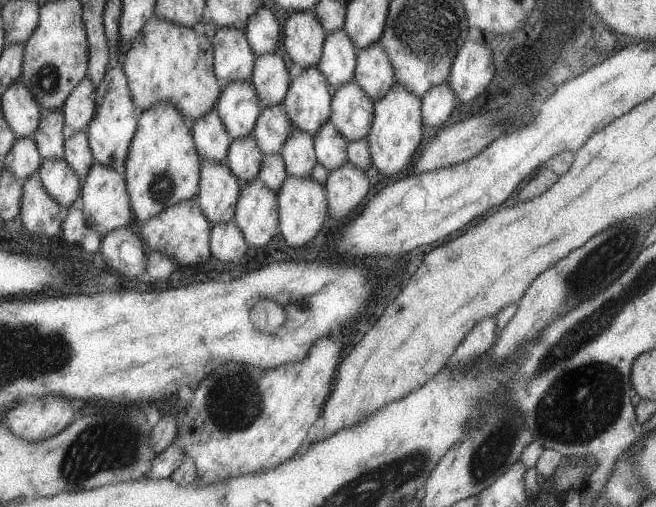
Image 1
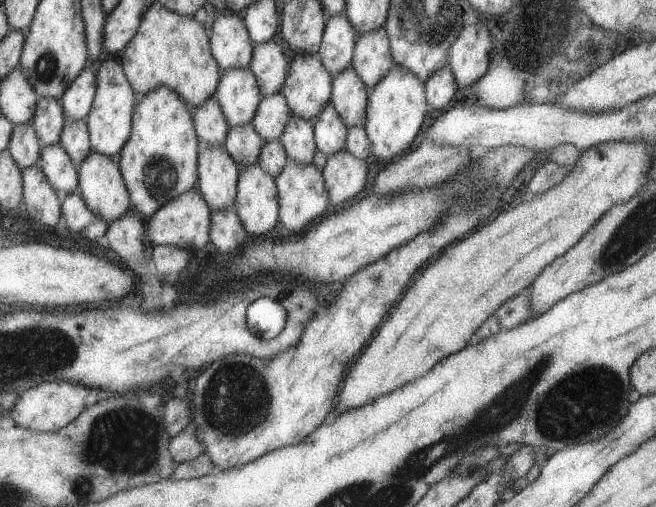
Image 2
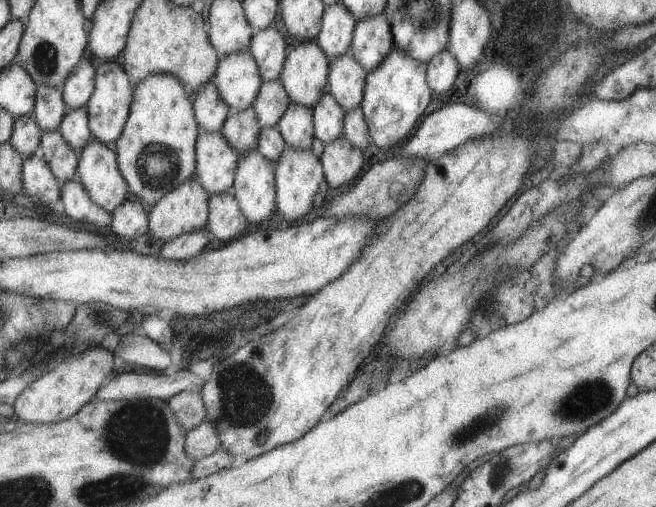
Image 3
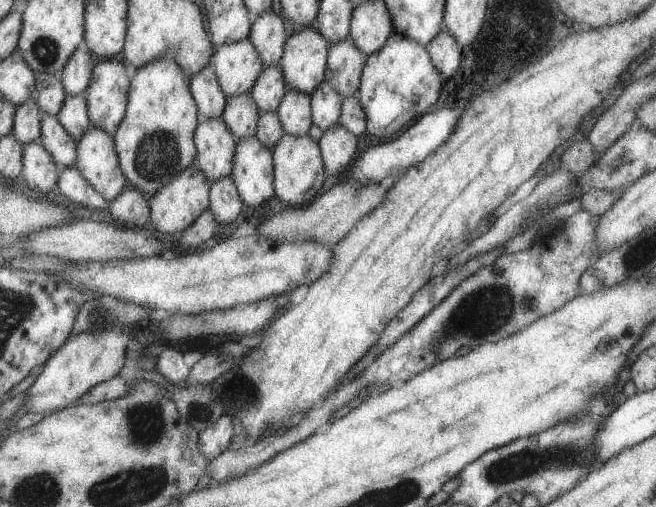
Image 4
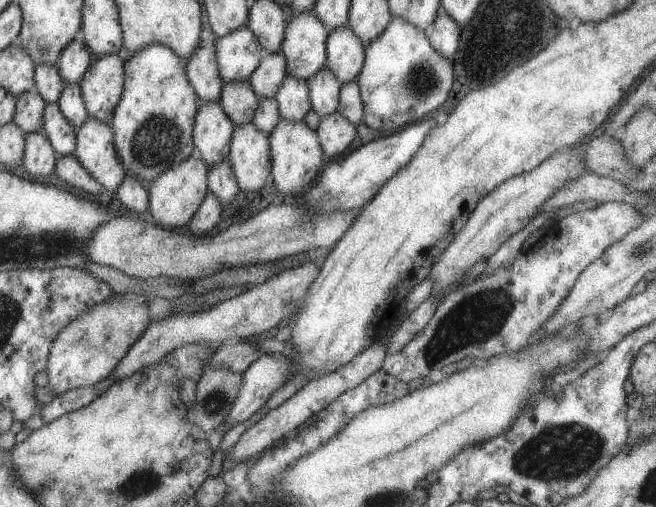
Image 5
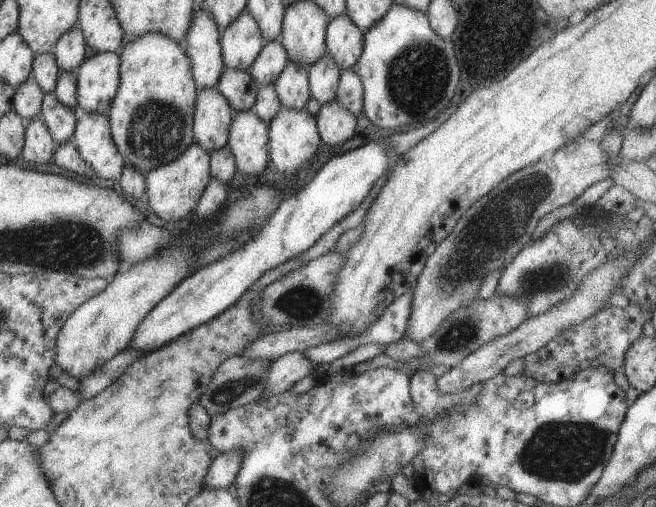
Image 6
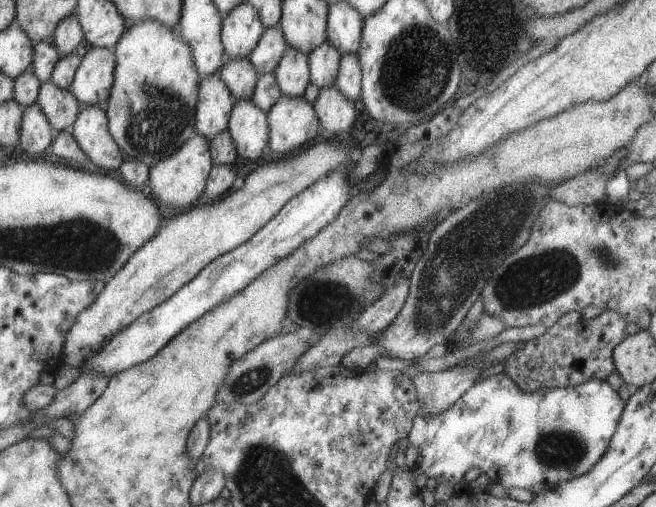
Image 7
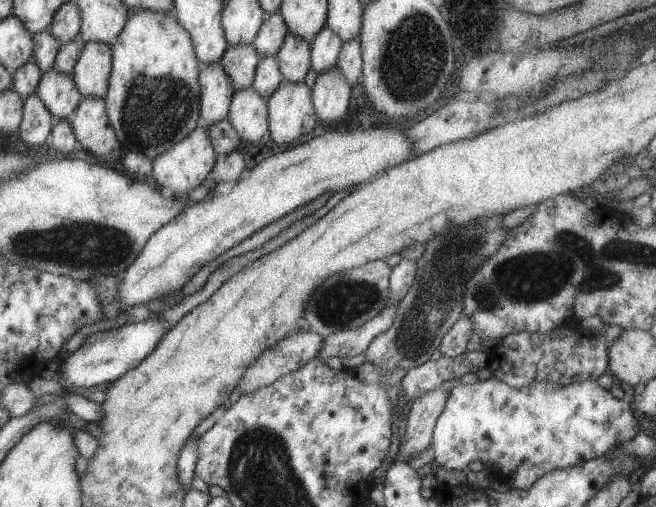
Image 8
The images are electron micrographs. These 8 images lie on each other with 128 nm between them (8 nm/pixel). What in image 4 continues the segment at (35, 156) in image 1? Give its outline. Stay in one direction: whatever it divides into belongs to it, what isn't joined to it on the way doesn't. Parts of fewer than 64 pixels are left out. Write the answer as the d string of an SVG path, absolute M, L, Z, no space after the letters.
M27 99L15 107L12 133L22 146L31 141L39 141L40 114L40 108L33 99Z

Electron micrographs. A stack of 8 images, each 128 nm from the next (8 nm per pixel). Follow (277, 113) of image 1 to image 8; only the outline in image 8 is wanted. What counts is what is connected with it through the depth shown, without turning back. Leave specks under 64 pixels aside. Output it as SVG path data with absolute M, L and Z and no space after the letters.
M278 10L264 13L263 22L257 34L253 37L251 44L257 51L259 58L273 56L281 48L287 33L288 28L285 26Z

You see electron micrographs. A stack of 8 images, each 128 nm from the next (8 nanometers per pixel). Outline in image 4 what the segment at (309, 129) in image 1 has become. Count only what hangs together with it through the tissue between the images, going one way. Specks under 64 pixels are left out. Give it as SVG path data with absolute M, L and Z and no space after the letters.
M297 27L286 38L278 66L288 88L310 95L324 79L329 44L314 27Z

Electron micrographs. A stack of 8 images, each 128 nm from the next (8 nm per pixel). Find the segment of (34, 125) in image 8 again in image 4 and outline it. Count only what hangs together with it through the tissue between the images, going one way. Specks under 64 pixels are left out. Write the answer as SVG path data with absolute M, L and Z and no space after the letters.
M39 141L22 146L22 175L27 186L40 194L48 194L55 186L58 167Z

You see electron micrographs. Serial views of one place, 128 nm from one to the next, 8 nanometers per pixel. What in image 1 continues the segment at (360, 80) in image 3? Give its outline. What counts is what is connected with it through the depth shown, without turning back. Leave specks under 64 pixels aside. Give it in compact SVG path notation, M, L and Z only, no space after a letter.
M354 80L331 91L329 122L348 142L364 139L373 120L373 100Z

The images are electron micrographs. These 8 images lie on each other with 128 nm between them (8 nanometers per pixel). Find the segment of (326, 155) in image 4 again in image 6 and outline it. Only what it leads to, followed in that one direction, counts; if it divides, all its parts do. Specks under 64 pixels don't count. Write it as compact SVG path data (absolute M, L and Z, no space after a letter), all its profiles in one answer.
M336 98L328 100L315 117L320 140L327 146L343 144L355 134L355 119L356 116L346 111Z

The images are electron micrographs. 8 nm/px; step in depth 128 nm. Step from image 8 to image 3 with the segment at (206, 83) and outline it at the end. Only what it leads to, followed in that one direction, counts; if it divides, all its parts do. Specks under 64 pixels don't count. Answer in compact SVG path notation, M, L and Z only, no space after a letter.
M199 130L194 149L196 167L193 176L208 196L230 190L240 154L220 131Z

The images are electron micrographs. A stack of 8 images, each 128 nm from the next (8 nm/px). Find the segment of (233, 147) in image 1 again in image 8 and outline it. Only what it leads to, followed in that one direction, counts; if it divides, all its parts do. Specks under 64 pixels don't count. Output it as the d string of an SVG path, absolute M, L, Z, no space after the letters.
M245 43L228 44L219 61L223 70L229 75L234 90L239 90L251 86L259 59L254 46Z

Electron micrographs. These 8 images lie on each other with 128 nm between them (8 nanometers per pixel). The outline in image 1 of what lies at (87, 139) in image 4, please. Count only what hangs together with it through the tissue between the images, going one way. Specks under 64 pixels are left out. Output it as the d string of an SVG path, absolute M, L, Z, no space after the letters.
M97 161L88 168L85 178L81 180L78 205L86 223L101 237L110 230L127 226L129 220L133 219L124 176Z

